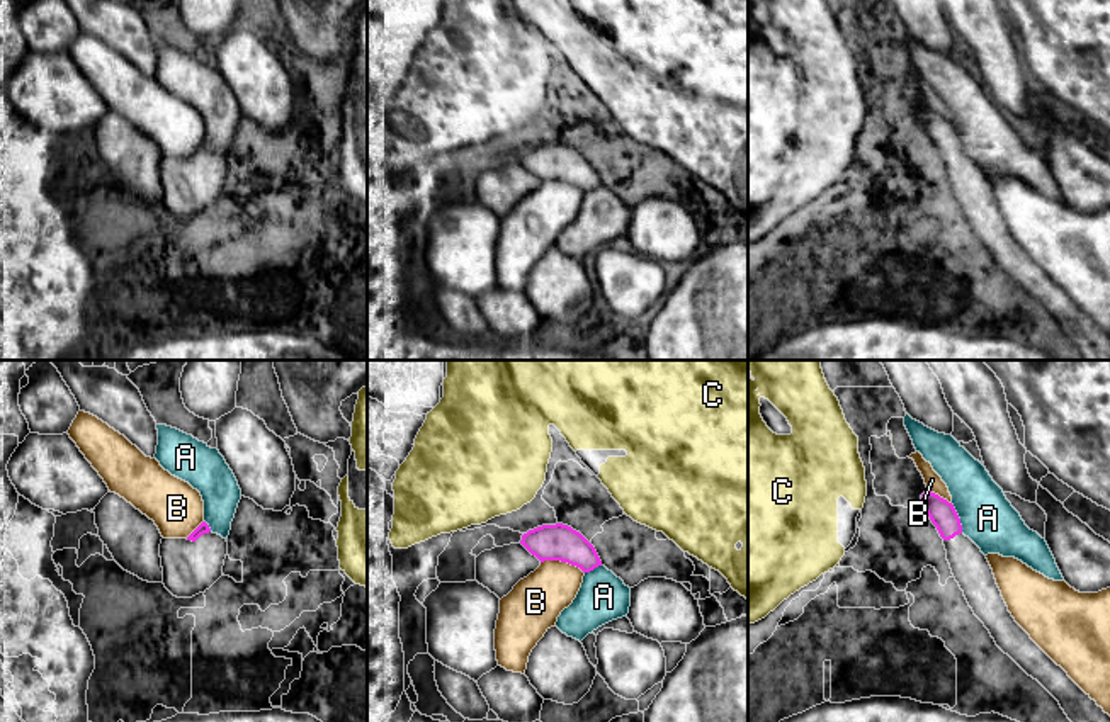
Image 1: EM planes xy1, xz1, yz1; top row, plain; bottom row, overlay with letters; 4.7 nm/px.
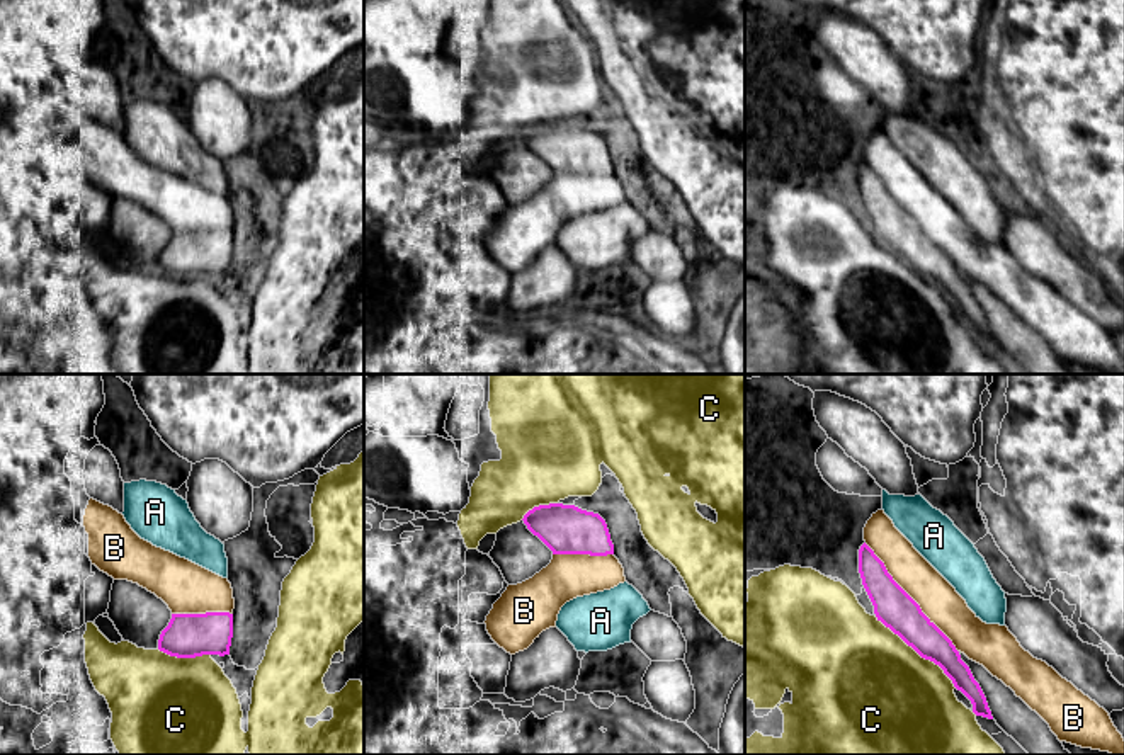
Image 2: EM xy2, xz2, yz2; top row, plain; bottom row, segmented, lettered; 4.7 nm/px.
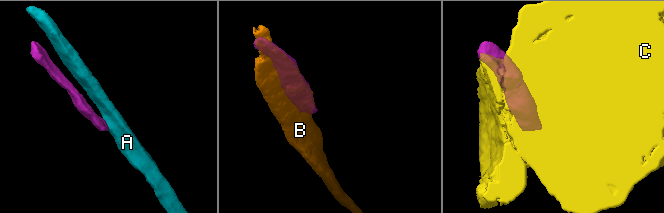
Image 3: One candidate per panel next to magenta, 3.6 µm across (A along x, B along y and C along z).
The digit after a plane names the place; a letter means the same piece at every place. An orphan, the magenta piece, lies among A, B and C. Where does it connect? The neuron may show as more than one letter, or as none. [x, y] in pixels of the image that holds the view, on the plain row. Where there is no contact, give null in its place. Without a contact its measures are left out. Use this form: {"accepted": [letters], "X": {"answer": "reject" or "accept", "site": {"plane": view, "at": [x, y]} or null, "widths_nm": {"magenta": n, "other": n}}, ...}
{"accepted": [], "A": {"answer": "reject", "site": {"plane": "yz1", "at": [959, 138]}, "widths_nm": {"magenta": 130, "other": 260}}, "B": {"answer": "reject", "site": {"plane": "yz2", "at": [910, 216]}, "widths_nm": {"magenta": 180, "other": 190}}, "C": {"answer": "reject", "site": {"plane": "yz2", "at": [917, 271]}, "widths_nm": {"magenta": 180, "other": 500}}}

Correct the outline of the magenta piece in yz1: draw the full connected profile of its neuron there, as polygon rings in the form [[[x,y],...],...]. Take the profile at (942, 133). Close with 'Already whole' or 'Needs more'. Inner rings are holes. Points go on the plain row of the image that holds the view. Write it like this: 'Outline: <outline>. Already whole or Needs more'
Outline: [[[930,109],[921,114],[921,119],[926,134],[943,158],[955,200],[996,265],[1059,321],[1083,360],[1110,360],[1110,335],[1015,241],[986,175],[962,153],[954,124]]]. Needs more

